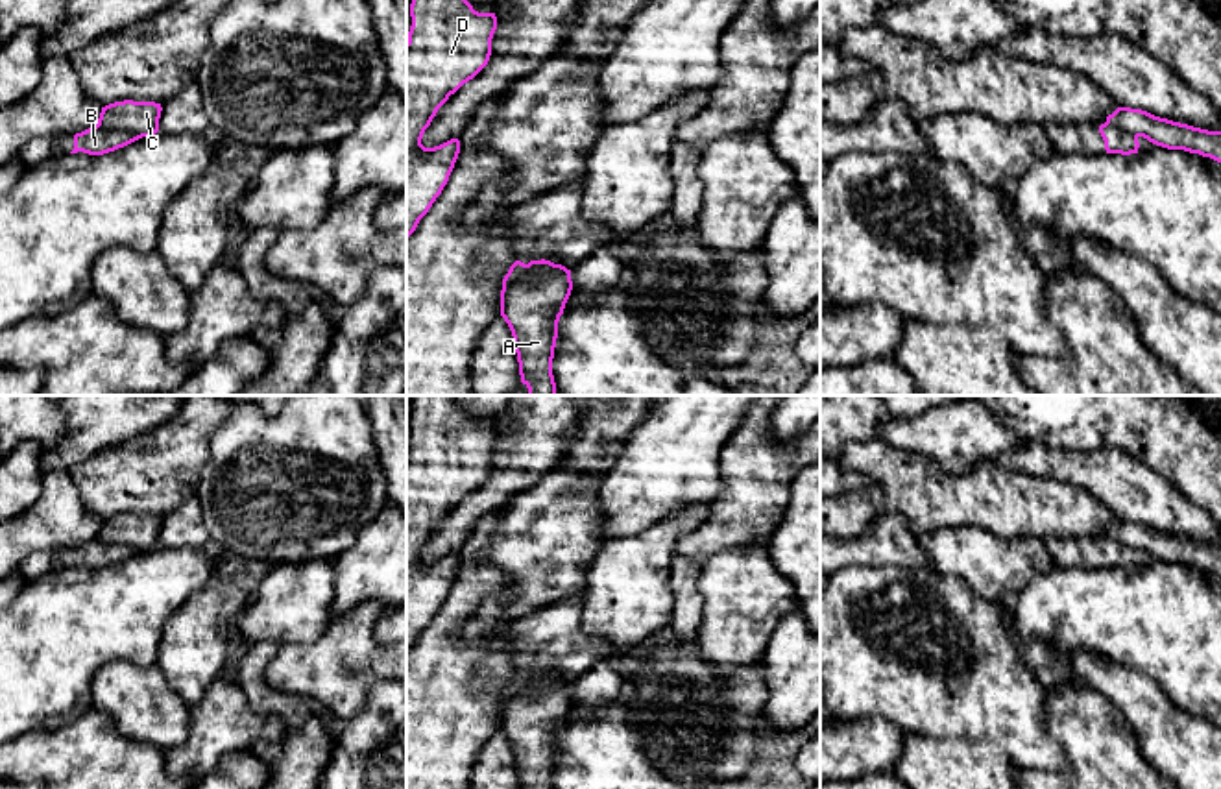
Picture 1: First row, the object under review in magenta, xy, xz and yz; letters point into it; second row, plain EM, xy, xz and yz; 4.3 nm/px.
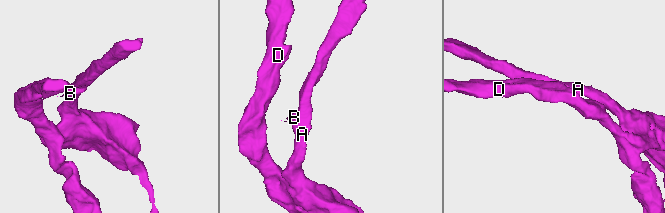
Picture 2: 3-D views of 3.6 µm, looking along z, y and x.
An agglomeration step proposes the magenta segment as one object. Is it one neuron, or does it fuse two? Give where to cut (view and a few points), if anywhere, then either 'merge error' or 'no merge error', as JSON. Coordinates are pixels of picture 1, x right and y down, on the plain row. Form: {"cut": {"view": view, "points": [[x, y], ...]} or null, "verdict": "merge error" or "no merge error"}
{"cut": {"view": "xy", "points": [[96, 538], [108, 544], [126, 544], [141, 551]]}, "verdict": "merge error"}

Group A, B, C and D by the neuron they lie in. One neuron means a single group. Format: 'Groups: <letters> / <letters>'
Groups: A C D / B

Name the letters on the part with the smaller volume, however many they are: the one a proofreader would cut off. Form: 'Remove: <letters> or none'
Remove: B

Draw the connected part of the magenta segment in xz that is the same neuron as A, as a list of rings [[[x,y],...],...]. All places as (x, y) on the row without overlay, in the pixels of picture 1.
[[[545,673],[530,674],[526,691],[508,702],[501,730],[514,750],[519,789],[552,789],[558,735],[571,704],[571,684]]]

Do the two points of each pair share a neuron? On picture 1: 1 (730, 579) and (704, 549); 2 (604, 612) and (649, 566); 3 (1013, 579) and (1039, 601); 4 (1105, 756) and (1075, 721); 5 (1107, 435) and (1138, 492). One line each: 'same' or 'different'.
1: different
2: same
3: different
4: same
5: different

